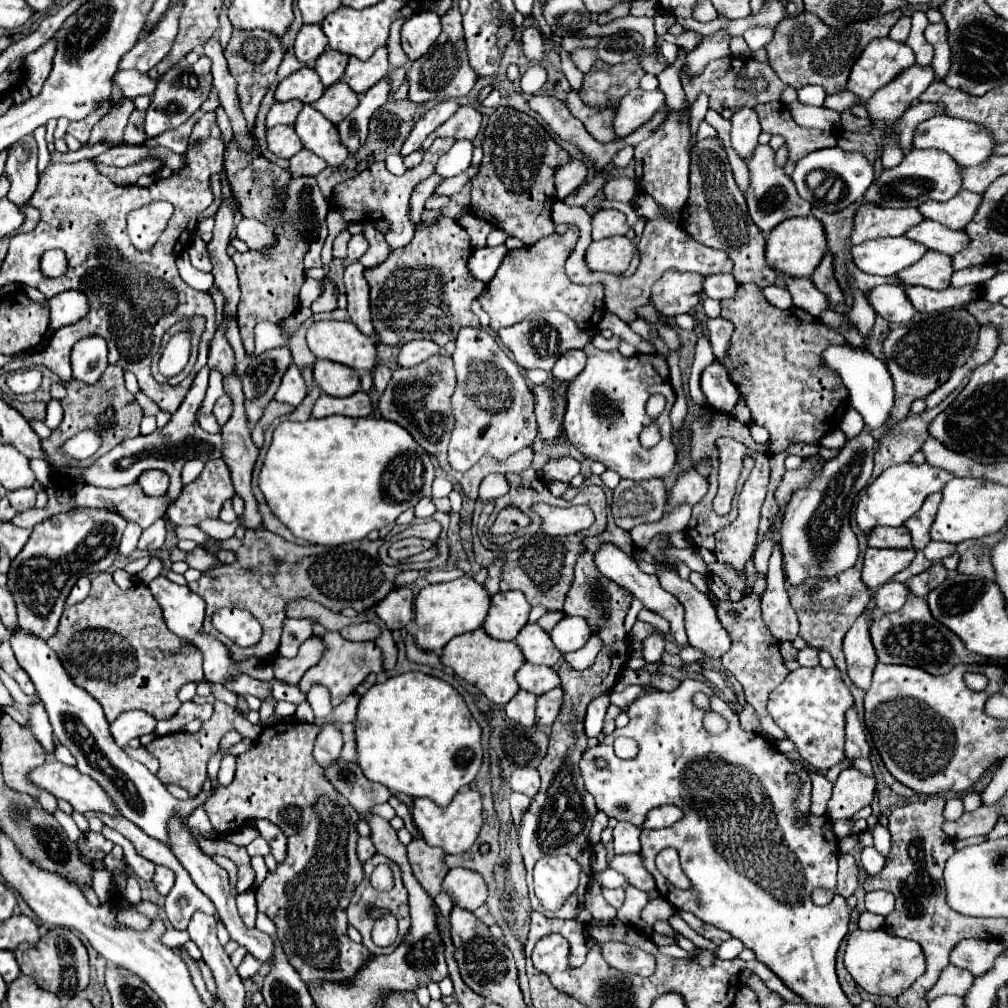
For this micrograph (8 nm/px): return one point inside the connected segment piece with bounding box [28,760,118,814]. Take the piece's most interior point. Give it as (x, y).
(65, 782)

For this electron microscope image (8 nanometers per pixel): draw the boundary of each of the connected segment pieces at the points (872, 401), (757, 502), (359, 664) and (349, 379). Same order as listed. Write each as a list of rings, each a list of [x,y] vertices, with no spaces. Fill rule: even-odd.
[[[830,346],[826,350],[824,364],[842,376],[844,386],[850,390],[850,406],[854,406],[862,414],[866,426],[870,426],[872,430],[886,428],[890,410],[894,406],[894,384],[886,364],[874,358],[868,350],[858,350],[850,346]]]
[[[756,452],[754,454],[754,468],[750,472],[750,476],[746,478],[744,482],[744,488],[742,492],[738,494],[738,518],[718,530],[714,534],[716,538],[716,548],[714,548],[714,554],[718,556],[720,562],[728,562],[732,564],[734,568],[740,568],[744,572],[744,564],[752,558],[754,554],[754,542],[756,542],[756,536],[758,536],[758,520],[760,520],[760,506],[764,502],[764,496],[766,496],[766,486],[768,486],[768,476],[770,476],[770,466],[768,466],[768,454],[762,454],[762,452]]]
[[[340,632],[324,634],[324,642],[326,642],[326,652],[322,660],[314,668],[309,668],[305,672],[298,687],[307,694],[314,684],[326,686],[332,697],[330,698],[332,706],[335,708],[350,694],[356,692],[357,687],[370,672],[376,672],[376,674],[382,672],[382,652],[374,642],[350,642],[350,640],[344,640]]]
[[[316,360],[312,372],[318,388],[328,396],[344,398],[360,390],[358,372],[344,364],[336,364],[332,360]]]

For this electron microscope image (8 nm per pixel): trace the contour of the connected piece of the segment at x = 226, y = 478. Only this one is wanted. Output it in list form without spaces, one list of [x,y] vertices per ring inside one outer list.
[[[210,460],[206,462],[206,468],[202,470],[202,474],[192,484],[182,488],[180,498],[168,508],[168,518],[176,526],[196,526],[206,518],[216,518],[222,508],[222,502],[230,496],[234,496],[234,488],[232,488],[228,466],[224,464],[224,460]]]

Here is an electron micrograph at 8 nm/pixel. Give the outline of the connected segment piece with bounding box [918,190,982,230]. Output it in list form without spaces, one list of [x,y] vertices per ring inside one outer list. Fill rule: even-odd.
[[[960,190],[956,196],[952,196],[946,202],[924,202],[918,206],[918,210],[922,218],[936,220],[950,230],[962,230],[976,214],[980,202],[982,194]]]

